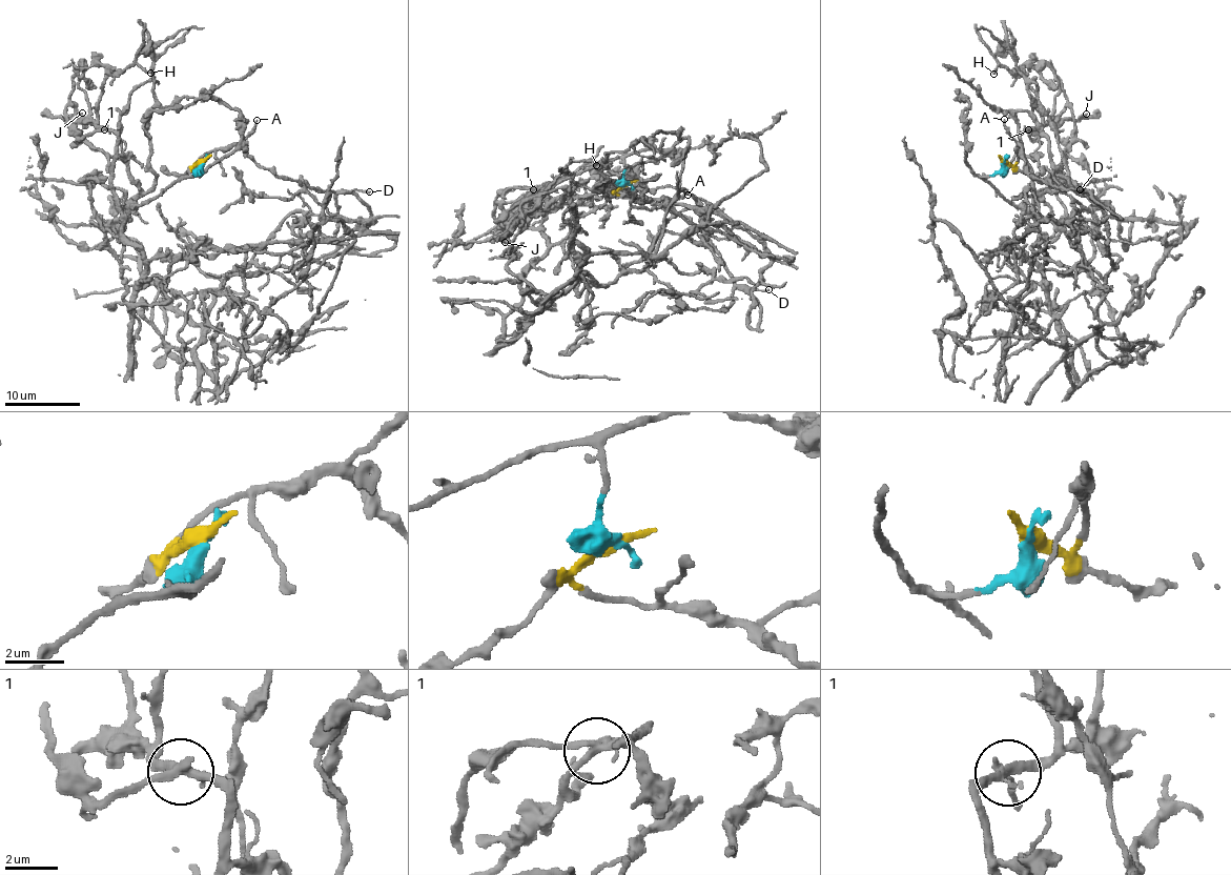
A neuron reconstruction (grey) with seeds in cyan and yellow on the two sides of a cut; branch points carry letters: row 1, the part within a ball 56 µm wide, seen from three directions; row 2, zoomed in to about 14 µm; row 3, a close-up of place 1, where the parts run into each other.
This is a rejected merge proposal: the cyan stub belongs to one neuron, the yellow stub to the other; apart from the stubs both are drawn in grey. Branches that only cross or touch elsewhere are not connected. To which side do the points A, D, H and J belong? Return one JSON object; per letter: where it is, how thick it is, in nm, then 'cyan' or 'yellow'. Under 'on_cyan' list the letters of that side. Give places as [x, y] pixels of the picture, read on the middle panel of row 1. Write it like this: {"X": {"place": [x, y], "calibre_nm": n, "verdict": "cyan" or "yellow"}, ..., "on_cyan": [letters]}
{"A": {"place": [688, 195], "calibre_nm": 140, "verdict": "yellow"}, "D": {"place": [768, 289], "calibre_nm": 140, "verdict": "yellow"}, "H": {"place": [596, 165], "calibre_nm": 150, "verdict": "cyan"}, "J": {"place": [505, 242], "calibre_nm": 140, "verdict": "cyan"}, "on_cyan": ["H", "J"]}

